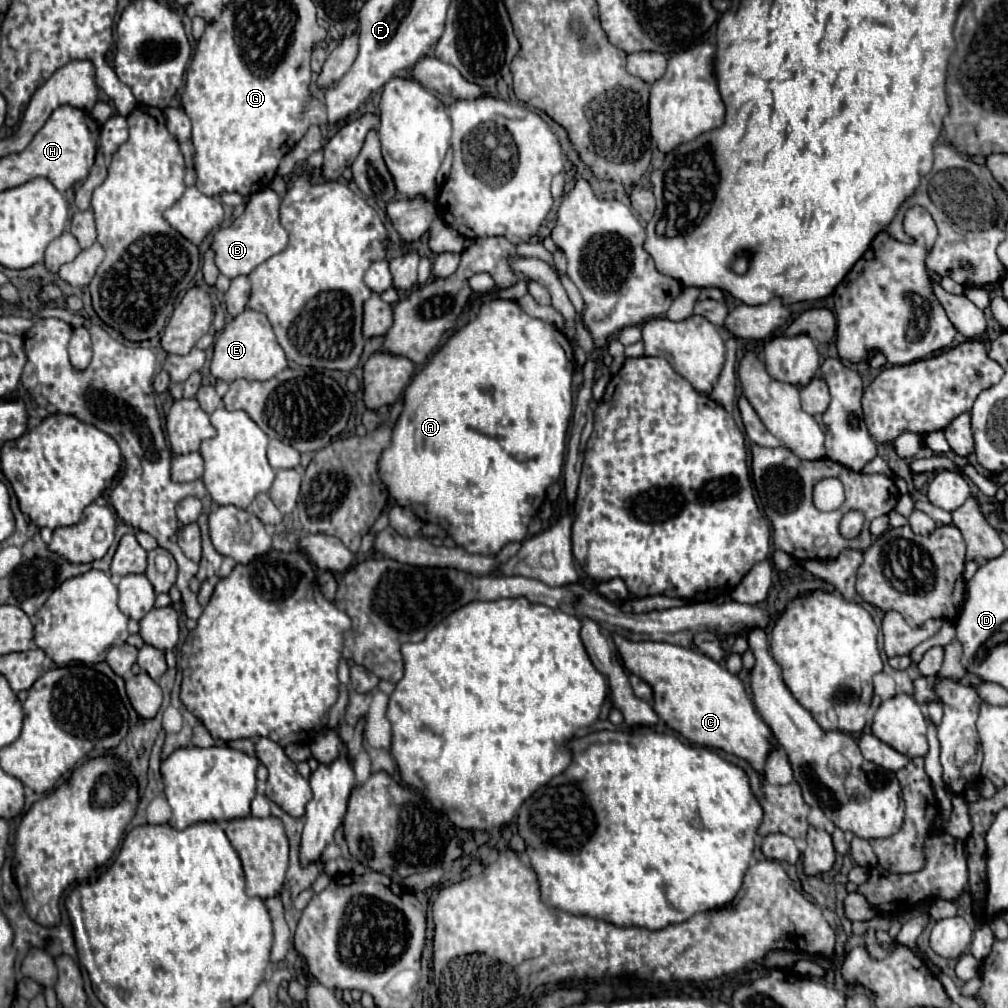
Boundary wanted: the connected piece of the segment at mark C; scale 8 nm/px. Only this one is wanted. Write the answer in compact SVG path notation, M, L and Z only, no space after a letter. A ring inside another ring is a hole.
M616 635L614 641L626 669L646 679L646 683L654 689L654 711L670 729L686 737L690 743L722 749L742 757L760 775L764 775L766 759L776 749L772 743L772 731L756 715L738 675L730 673L714 659L686 647L654 641L634 643L620 635Z

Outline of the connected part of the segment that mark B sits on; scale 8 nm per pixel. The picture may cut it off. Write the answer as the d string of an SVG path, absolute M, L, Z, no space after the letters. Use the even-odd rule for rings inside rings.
M262 189L254 193L244 209L244 213L228 227L220 229L214 235L212 247L216 251L216 265L222 275L226 277L238 277L238 275L248 275L254 267L270 259L272 255L280 253L288 245L288 233L278 221L278 207L280 207L280 195L274 193L272 189Z

